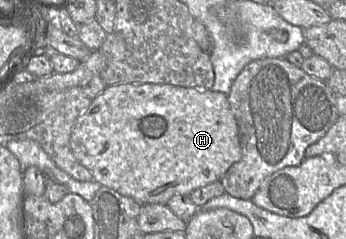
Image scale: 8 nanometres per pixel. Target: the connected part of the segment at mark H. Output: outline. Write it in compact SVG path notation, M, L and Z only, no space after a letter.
M146 83L107 86L102 93L92 100L87 111L76 120L71 133L70 146L80 164L92 173L93 181L132 198L142 206L149 204L167 205L167 202L176 195L190 195L198 188L220 181L228 169L240 161L242 157L238 124L227 95L213 90L199 90L169 84Z

